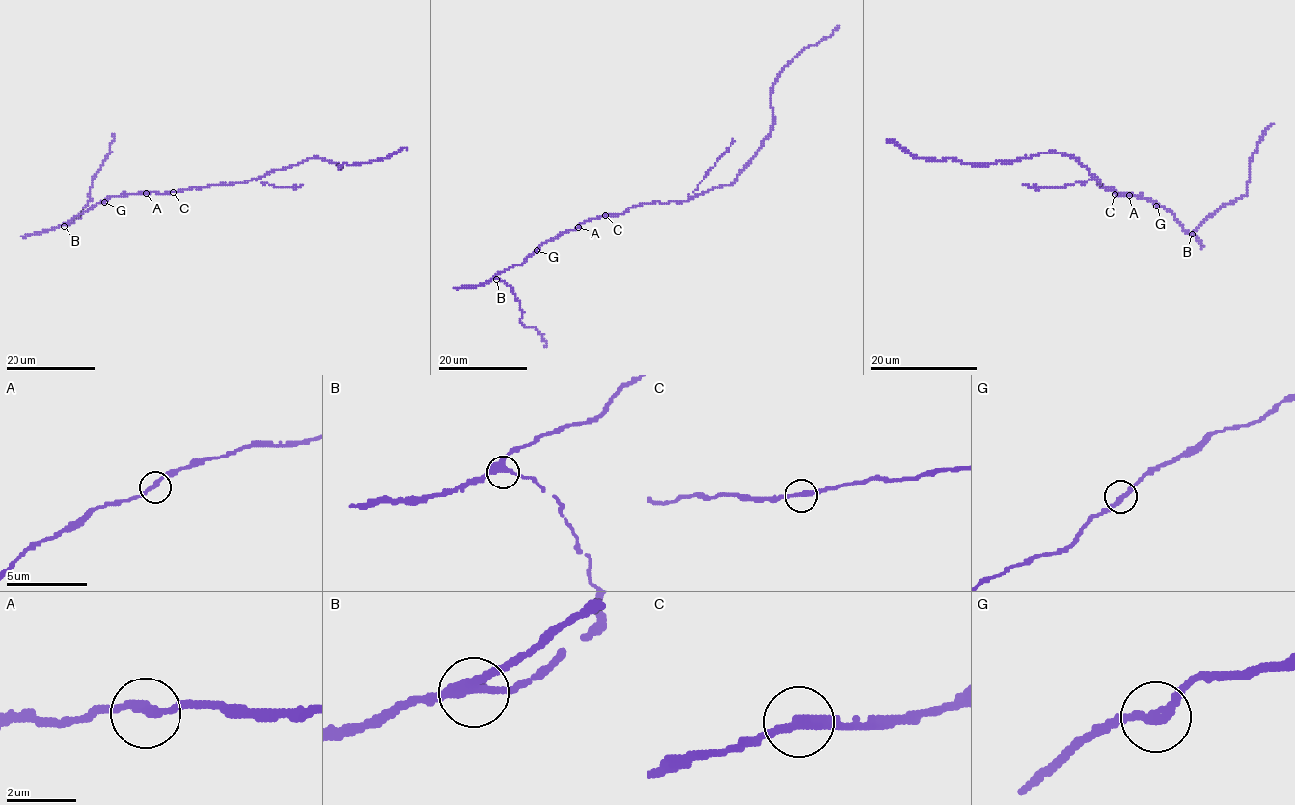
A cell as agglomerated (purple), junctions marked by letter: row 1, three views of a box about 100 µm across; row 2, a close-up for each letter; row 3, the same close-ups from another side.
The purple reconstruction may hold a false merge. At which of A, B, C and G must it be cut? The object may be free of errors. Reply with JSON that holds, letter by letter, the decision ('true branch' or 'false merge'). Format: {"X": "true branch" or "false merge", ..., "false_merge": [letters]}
{"A": "true branch", "B": "true branch", "C": "true branch", "G": "true branch", "false_merge": []}

